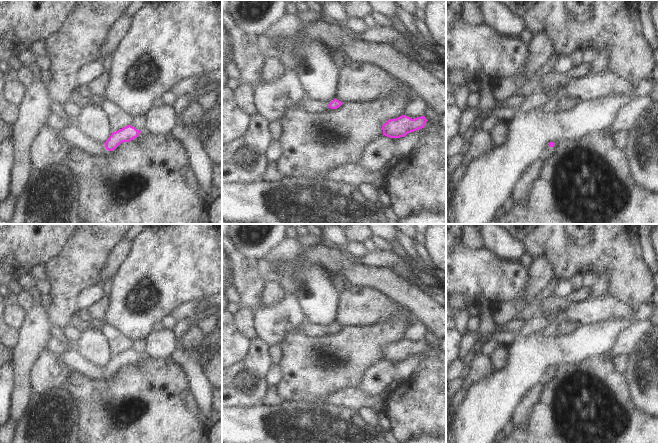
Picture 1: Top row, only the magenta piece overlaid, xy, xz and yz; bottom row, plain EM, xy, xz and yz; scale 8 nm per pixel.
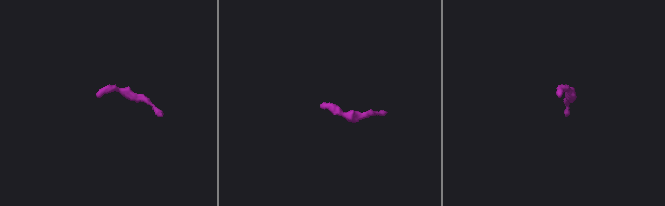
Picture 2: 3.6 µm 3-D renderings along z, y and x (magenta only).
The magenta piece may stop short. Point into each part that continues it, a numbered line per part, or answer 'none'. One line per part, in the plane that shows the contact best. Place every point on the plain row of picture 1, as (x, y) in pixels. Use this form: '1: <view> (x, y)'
1: xy (71, 358)

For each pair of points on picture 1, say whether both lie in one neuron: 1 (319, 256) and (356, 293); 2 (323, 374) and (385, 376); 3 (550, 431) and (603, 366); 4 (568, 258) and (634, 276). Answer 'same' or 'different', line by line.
1: different
2: different
3: same
4: same

